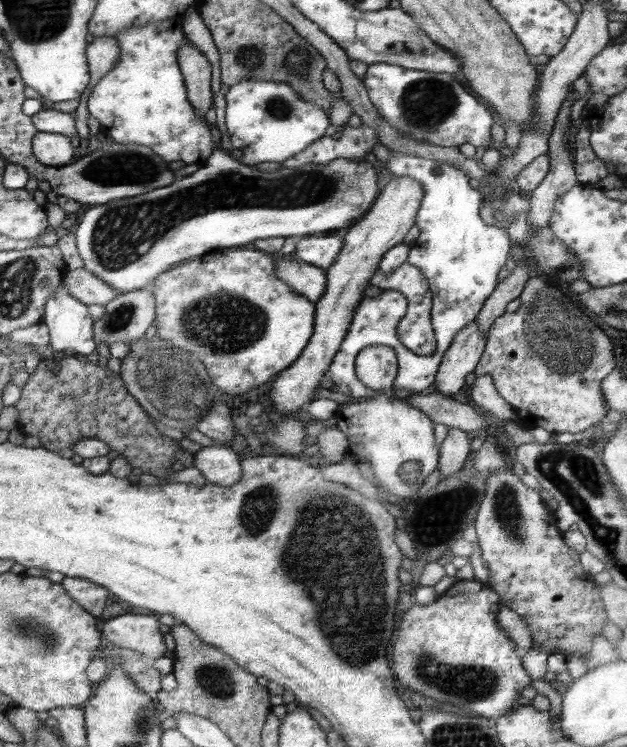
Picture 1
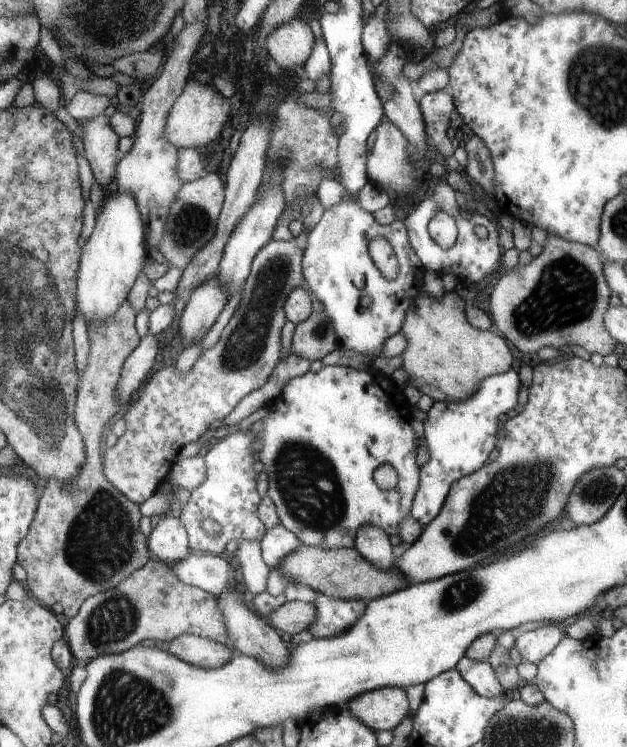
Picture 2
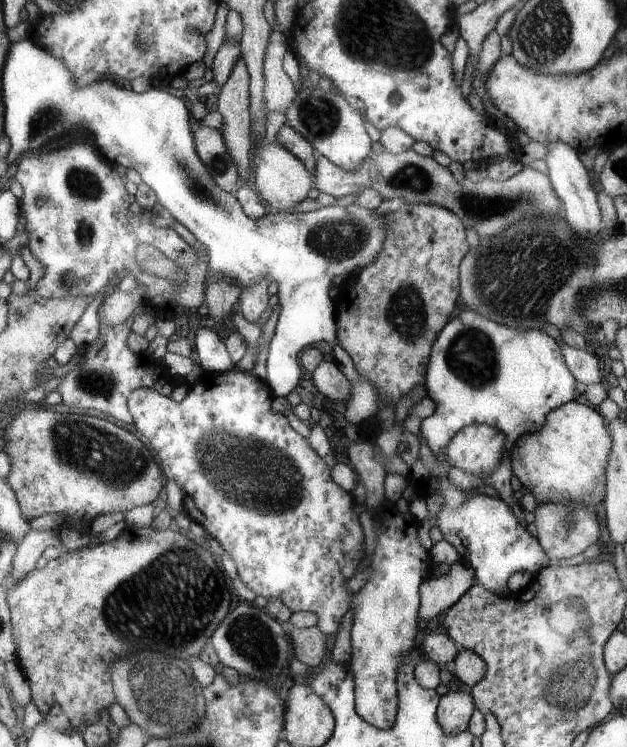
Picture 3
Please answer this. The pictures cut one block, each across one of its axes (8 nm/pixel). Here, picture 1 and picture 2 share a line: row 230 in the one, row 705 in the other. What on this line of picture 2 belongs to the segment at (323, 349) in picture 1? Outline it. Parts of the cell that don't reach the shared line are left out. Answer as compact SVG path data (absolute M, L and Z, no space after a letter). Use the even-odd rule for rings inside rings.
M391 686L363 692L345 707L363 724L376 731L398 727L410 713L406 689Z

